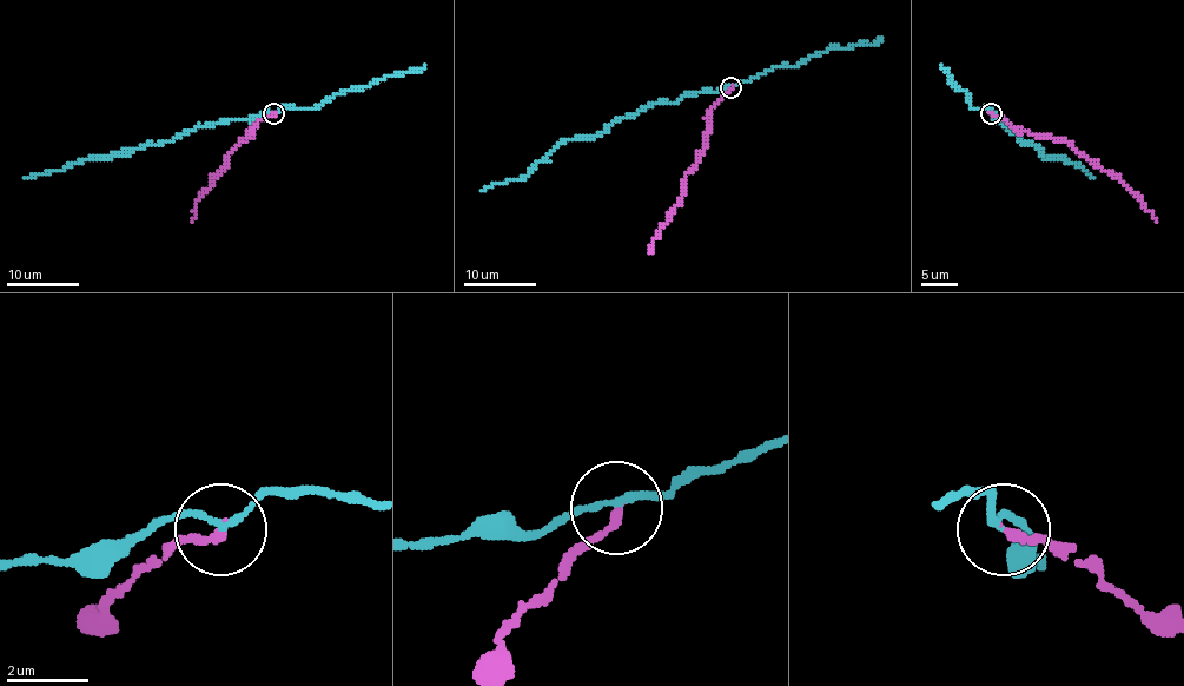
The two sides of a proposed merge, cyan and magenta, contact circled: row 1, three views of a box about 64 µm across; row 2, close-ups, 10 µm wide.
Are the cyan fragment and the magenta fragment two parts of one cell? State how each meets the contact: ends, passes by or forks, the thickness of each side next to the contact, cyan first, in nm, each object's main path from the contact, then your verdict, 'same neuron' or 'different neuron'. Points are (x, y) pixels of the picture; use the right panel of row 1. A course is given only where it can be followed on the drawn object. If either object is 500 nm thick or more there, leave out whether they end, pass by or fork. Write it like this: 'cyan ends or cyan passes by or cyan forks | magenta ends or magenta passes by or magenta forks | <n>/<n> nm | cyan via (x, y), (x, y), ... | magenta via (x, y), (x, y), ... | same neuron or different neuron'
cyan passes by | magenta ends | 150/200 nm | cyan via (991, 113), (1022, 144), (1034, 144), (1044, 157), (1070, 160), (1095, 177) | magenta via (991, 113), (1014, 127), (1066, 140), (1133, 191), (1157, 223) | different neuron

